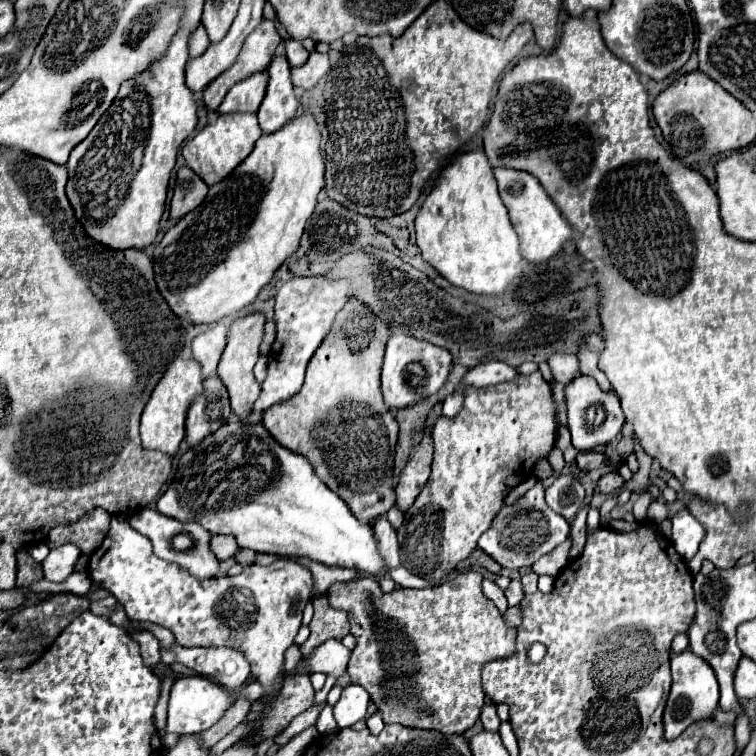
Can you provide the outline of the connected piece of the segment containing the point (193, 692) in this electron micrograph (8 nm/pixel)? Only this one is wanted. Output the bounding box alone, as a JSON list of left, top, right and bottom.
[164,674,264,734]

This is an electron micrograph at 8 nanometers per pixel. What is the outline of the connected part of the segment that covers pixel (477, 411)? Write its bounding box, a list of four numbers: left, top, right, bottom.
[398,372,556,582]

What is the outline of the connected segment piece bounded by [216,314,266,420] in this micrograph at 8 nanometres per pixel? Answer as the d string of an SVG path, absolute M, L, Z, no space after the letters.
M250 314L246 318L240 318L232 324L230 332L228 332L228 344L226 344L226 350L220 358L220 364L218 364L218 376L220 380L224 382L226 390L228 390L228 396L230 396L230 404L232 404L232 410L234 414L244 420L250 410L252 410L252 404L256 402L258 394L260 394L260 384L256 382L254 374L252 374L252 368L258 360L258 346L260 346L260 340L262 340L262 334L264 334L264 316L262 314Z

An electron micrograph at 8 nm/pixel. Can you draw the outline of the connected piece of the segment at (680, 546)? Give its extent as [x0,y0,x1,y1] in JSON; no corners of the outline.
[672,508,704,560]

